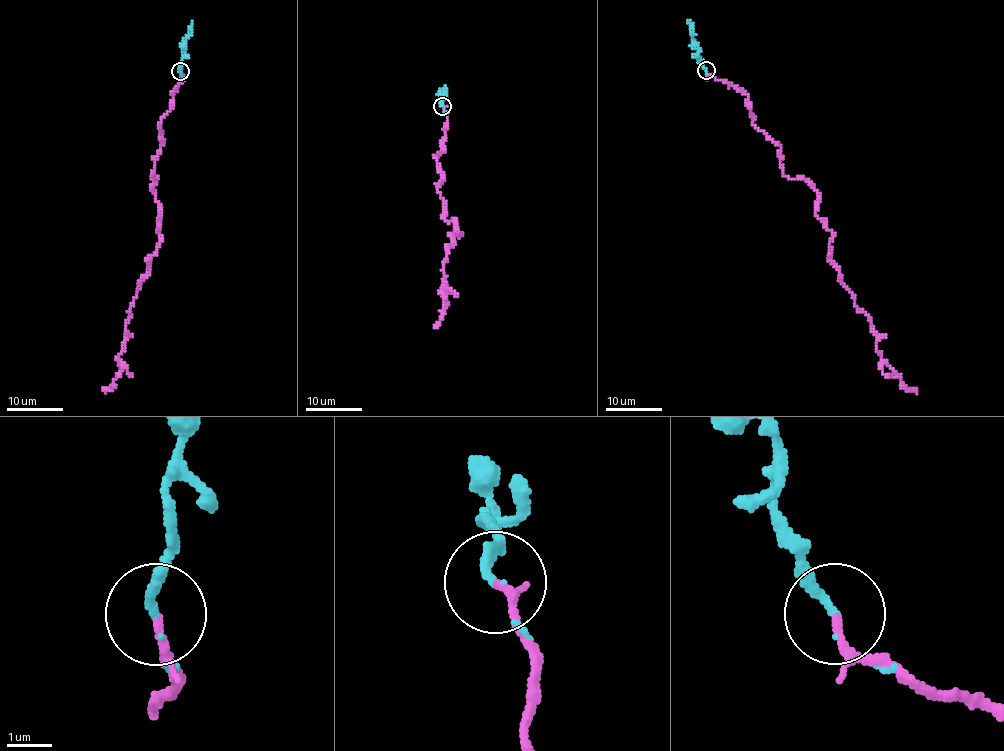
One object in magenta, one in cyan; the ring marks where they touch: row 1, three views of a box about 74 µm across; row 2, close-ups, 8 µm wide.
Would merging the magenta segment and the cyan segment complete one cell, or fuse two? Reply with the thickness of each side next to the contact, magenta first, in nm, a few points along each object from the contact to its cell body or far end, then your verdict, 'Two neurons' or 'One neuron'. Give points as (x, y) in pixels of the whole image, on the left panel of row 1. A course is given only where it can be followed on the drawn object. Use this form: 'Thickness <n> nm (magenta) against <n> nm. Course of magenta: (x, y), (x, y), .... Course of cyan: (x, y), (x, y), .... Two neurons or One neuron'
Thickness 120 nm (magenta) against 150 nm. Course of magenta: (181, 71), (172, 106), (158, 124), (152, 174), (161, 238), (131, 306), (120, 373), (106, 392). Course of cyan: (181, 71), (183, 40), (191, 33), (193, 22). One neuron

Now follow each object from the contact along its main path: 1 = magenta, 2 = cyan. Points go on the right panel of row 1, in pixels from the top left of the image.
1: (705, 70), (746, 94), (783, 174), (818, 193), (829, 256), (883, 362), (917, 393)
2: (705, 70), (698, 58), (692, 27), (687, 21)

